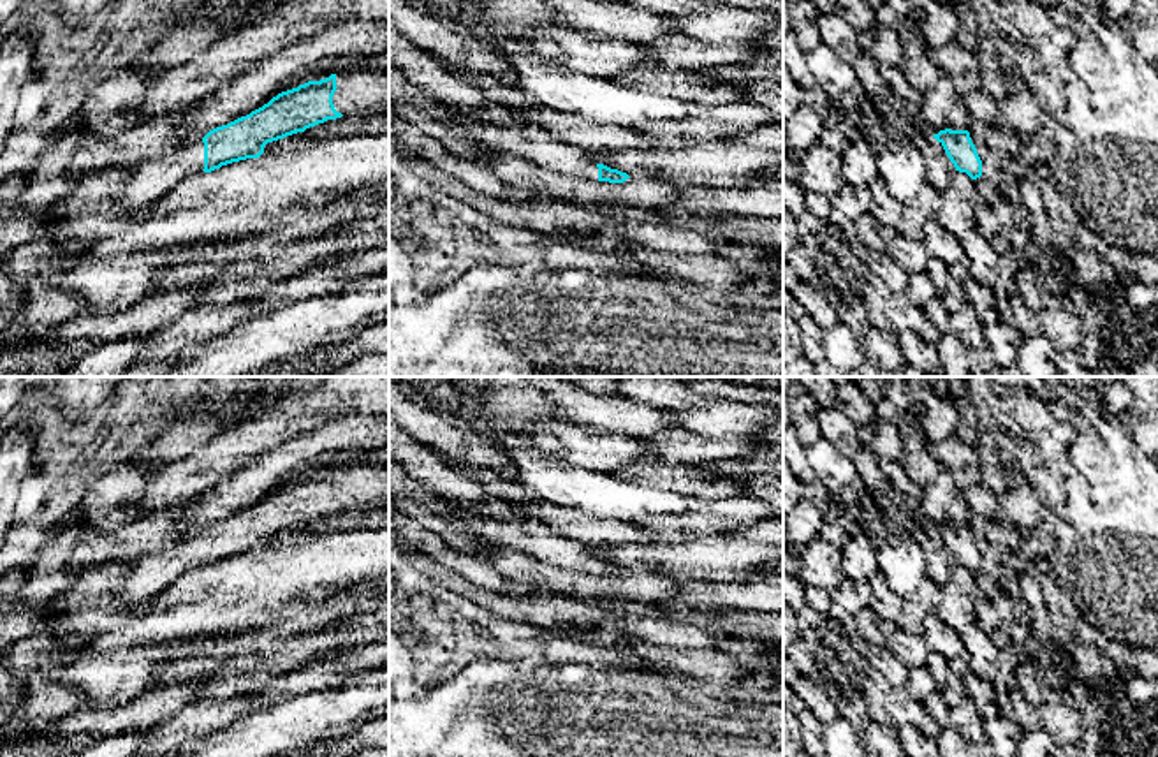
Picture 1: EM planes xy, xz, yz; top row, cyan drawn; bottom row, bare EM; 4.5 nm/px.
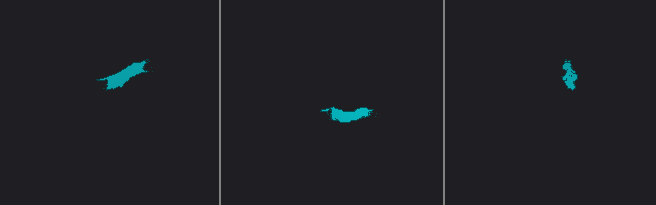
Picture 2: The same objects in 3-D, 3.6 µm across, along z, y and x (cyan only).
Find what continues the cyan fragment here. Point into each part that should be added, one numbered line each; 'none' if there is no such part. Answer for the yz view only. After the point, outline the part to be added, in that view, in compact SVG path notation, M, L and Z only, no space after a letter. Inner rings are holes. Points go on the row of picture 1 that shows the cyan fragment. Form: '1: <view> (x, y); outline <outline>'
none

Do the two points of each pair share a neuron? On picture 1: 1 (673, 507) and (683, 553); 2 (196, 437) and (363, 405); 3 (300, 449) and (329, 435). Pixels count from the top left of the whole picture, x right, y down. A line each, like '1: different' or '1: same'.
1: different
2: different
3: same

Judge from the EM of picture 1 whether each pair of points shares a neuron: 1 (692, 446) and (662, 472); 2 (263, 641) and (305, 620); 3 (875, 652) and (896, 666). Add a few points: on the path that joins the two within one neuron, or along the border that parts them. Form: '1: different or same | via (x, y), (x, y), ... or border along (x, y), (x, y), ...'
1: different | border along (643, 460), (699, 463), (704, 467)
2: same | via (273, 634), (294, 625)
3: same | via (880, 657), (891, 666)

